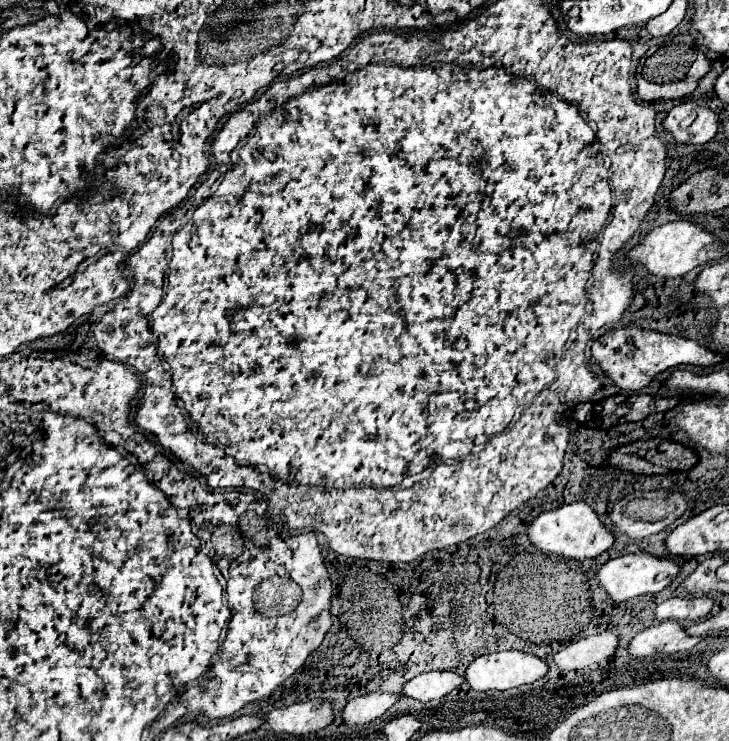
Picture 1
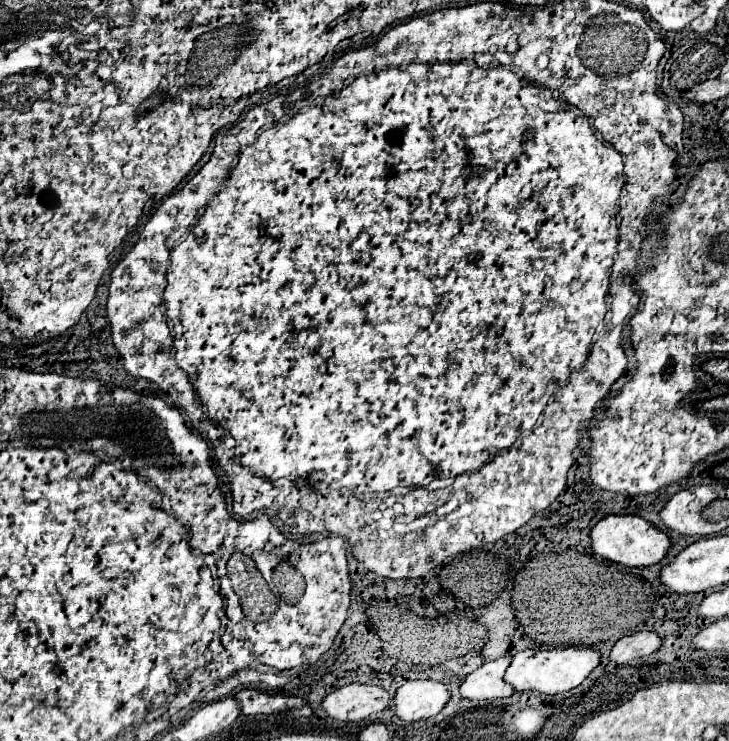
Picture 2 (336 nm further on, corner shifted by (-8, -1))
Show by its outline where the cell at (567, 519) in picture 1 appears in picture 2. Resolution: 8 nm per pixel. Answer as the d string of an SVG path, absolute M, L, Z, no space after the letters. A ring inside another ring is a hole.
M607 515L591 529L591 549L595 555L601 555L609 561L627 565L627 567L647 567L653 563L659 563L667 549L671 547L669 537L655 529L651 523L637 515Z

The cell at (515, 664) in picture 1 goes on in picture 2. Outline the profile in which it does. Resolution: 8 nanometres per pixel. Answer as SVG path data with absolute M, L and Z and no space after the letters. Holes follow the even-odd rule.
M525 649L513 655L507 671L505 671L505 683L509 683L517 693L523 691L539 691L545 695L555 695L569 691L583 683L583 679L599 665L601 655L595 649L553 649L553 651L533 651Z

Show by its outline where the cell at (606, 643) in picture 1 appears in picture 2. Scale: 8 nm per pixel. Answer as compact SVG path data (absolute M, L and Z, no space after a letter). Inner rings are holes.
M641 631L641 633L635 633L635 635L629 635L629 637L621 637L611 653L609 653L609 661L613 663L627 663L631 659L637 659L637 657L643 657L643 655L649 655L653 651L657 651L661 647L661 637L653 631Z

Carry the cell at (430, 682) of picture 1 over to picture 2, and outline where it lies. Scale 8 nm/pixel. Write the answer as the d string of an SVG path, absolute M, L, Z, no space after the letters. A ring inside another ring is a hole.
M499 657L489 661L469 673L459 687L463 699L497 699L497 697L511 697L515 691L503 681L503 673L509 665L511 657Z

